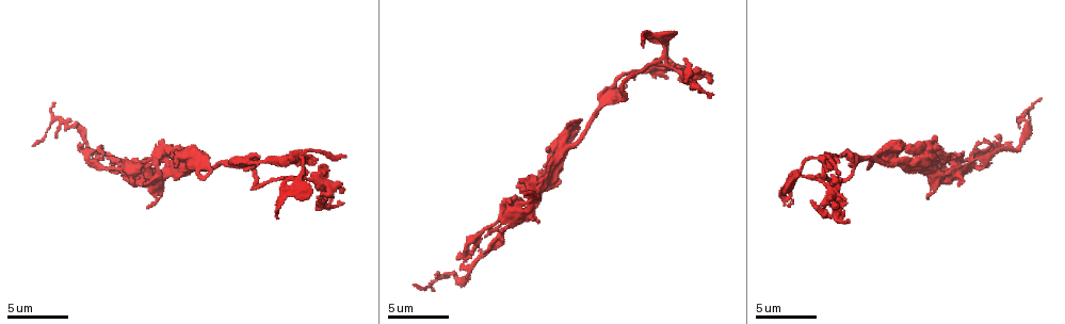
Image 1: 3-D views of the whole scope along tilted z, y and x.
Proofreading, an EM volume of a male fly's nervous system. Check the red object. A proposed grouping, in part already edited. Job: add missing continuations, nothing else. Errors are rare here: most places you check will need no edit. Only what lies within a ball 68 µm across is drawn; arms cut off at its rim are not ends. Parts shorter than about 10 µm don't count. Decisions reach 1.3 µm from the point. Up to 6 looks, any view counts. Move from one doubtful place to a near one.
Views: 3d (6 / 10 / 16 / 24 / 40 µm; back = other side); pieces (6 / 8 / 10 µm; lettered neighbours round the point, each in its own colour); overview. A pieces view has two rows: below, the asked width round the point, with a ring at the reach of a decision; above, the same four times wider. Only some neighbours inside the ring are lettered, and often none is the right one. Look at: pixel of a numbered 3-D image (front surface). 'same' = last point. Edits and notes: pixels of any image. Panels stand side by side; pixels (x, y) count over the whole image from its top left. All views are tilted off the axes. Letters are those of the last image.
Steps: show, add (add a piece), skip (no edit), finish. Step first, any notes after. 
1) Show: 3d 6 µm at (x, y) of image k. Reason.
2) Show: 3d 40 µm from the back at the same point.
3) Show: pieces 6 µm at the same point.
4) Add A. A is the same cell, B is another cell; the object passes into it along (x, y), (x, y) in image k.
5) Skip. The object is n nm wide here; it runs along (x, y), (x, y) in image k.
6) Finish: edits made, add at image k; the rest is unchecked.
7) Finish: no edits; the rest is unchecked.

Show: 3d 10 µm at (837, 176) of image 1. Branch stops here.

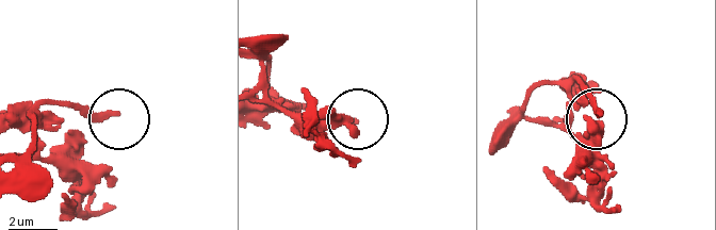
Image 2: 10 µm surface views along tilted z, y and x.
Show: pieces 10 µm at (601, 115) of image 2.

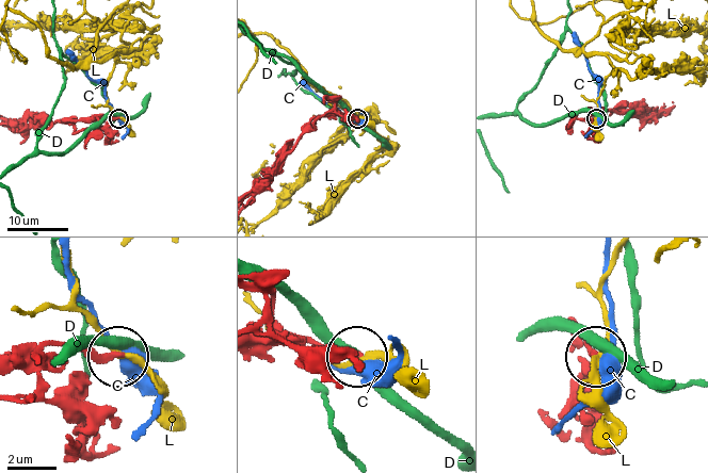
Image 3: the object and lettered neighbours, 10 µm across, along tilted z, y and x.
Add L. L is the same cell, C and D are other cells; the neuron continues.

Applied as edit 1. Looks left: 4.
Show: overview.

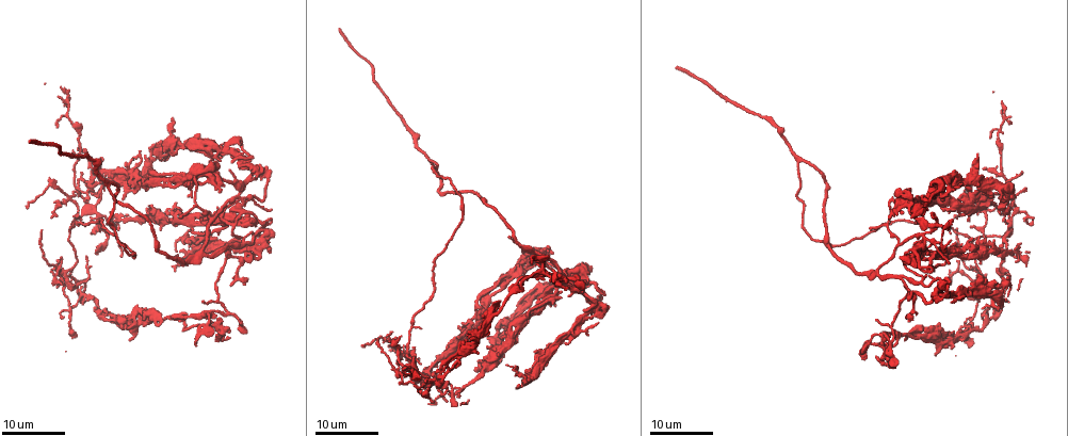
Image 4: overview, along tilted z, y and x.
Show: 3d 24 µm at (195, 343) of image 4. An open end.

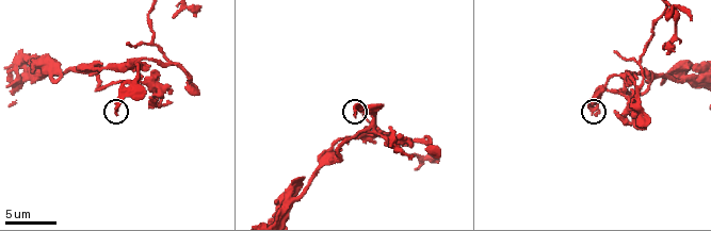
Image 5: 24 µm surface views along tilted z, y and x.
Show: pieces 10 µm at (353, 115) of image 5.

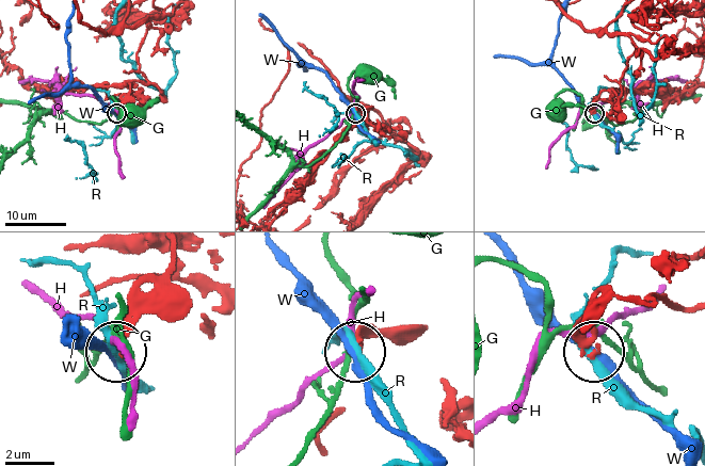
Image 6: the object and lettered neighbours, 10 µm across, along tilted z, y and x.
Skip. G, H, R and W are other cells; it runs along (311, 173), (364, 118), (364, 110), (355, 112) in image 6; no lettered piece goes on from it.

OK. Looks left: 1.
Show: pieces 10 µm at (151, 208) of image 1. Thin end.

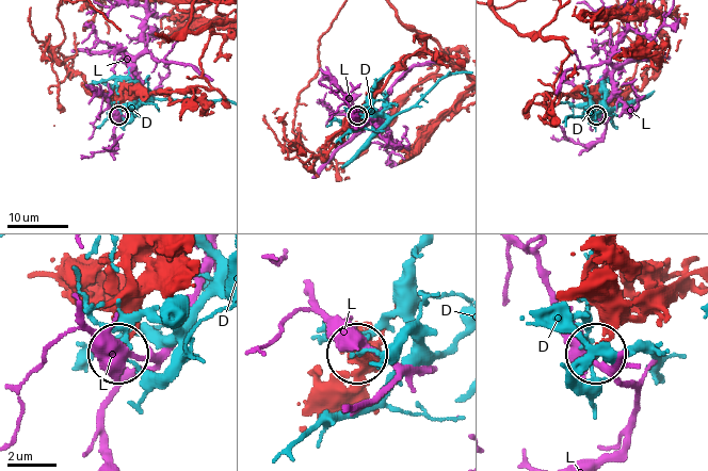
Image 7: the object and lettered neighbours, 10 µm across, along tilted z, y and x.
Skip. D and L are other cells; no lettered piece goes on from it.

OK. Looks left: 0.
Finish: edits made, add at image 3; the rest is unchecked.

